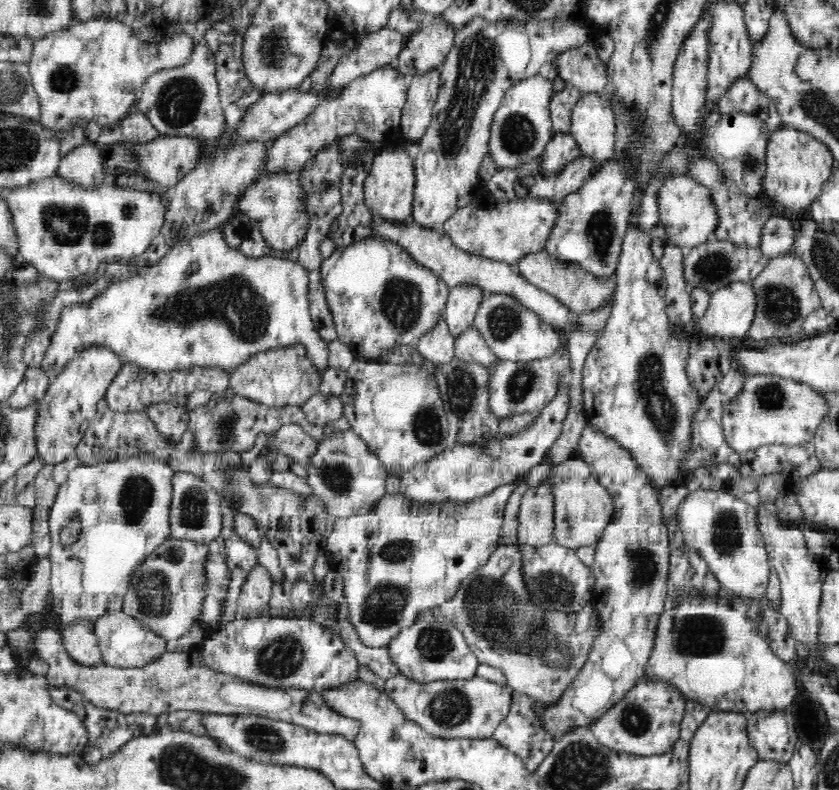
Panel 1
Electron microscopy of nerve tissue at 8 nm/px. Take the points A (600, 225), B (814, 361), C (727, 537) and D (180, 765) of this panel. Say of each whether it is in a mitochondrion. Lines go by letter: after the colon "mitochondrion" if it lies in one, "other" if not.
A: mitochondrion
B: other
C: mitochondrion
D: mitochondrion

